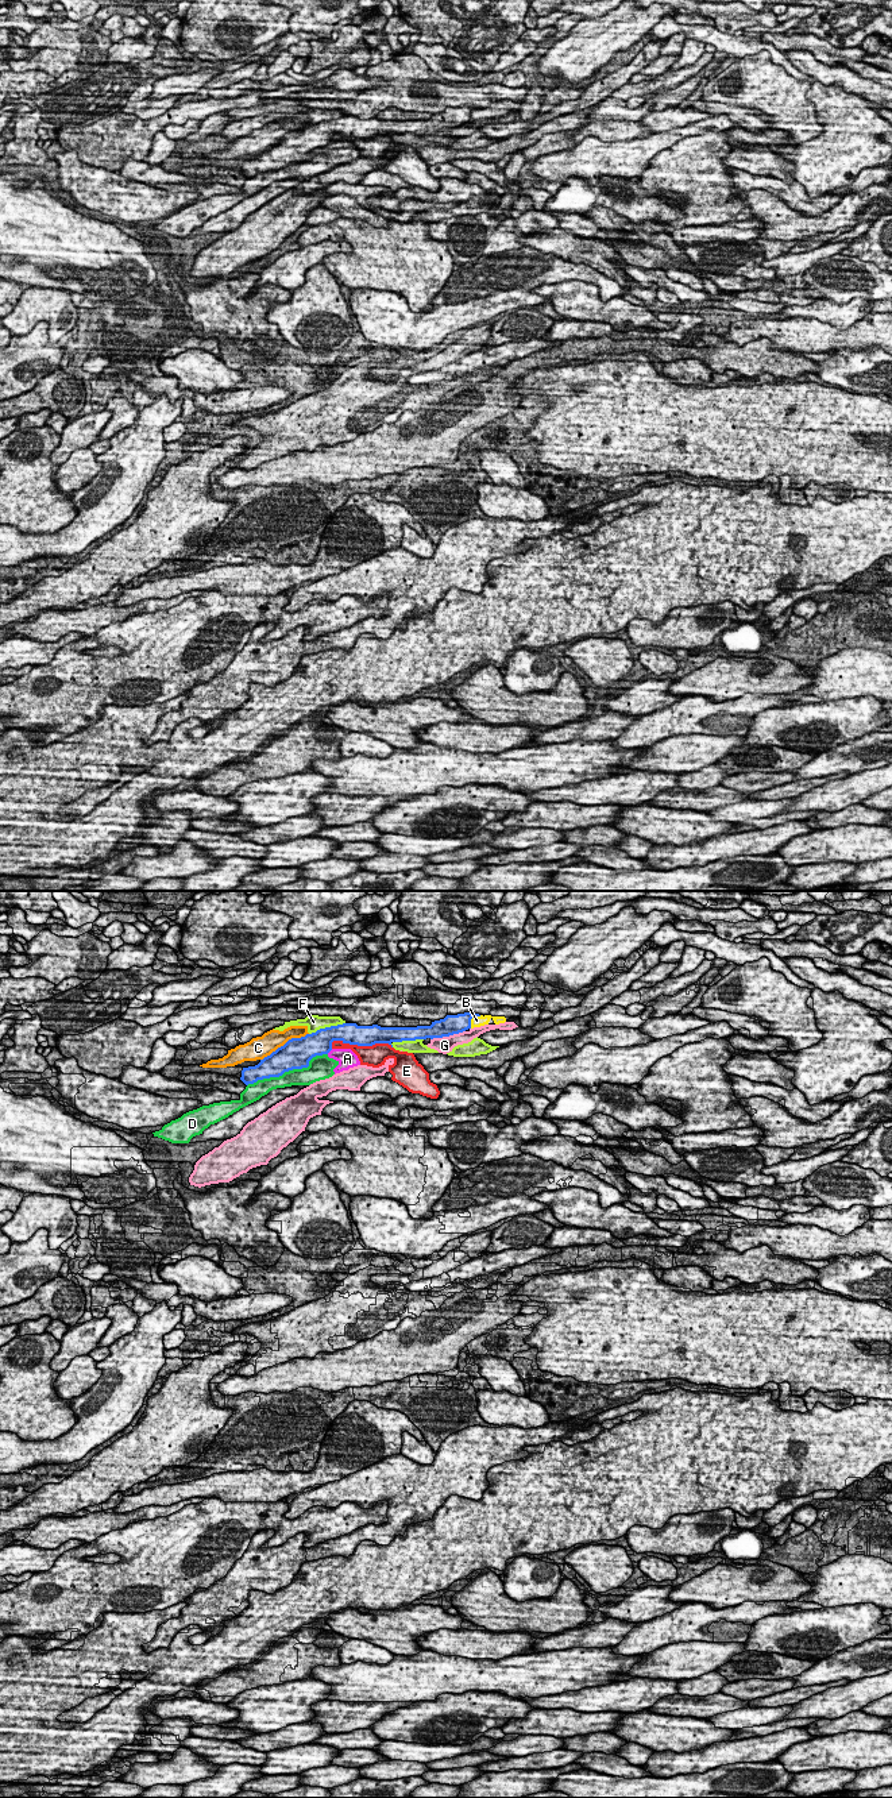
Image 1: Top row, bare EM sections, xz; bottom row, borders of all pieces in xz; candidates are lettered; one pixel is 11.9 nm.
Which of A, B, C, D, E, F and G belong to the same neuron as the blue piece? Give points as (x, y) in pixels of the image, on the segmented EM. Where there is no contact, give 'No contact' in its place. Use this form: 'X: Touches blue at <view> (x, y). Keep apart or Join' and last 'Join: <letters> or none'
A: Touches blue at xz (329, 1050). Keep apart
B: Touches blue at xz (471, 1018). Keep apart
C: Touches blue at xz (285, 1044). Keep apart
D: Touches blue at xz (288, 1071). Keep apart
E: Touches blue at xz (362, 1045). Keep apart
F: Touches blue at xz (327, 1027). Keep apart
G: Touches blue at xz (447, 1036). Keep apart
Join: none

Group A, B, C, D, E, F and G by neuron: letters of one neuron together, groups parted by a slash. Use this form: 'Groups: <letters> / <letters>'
Groups: A D / B / C / E / F / G

